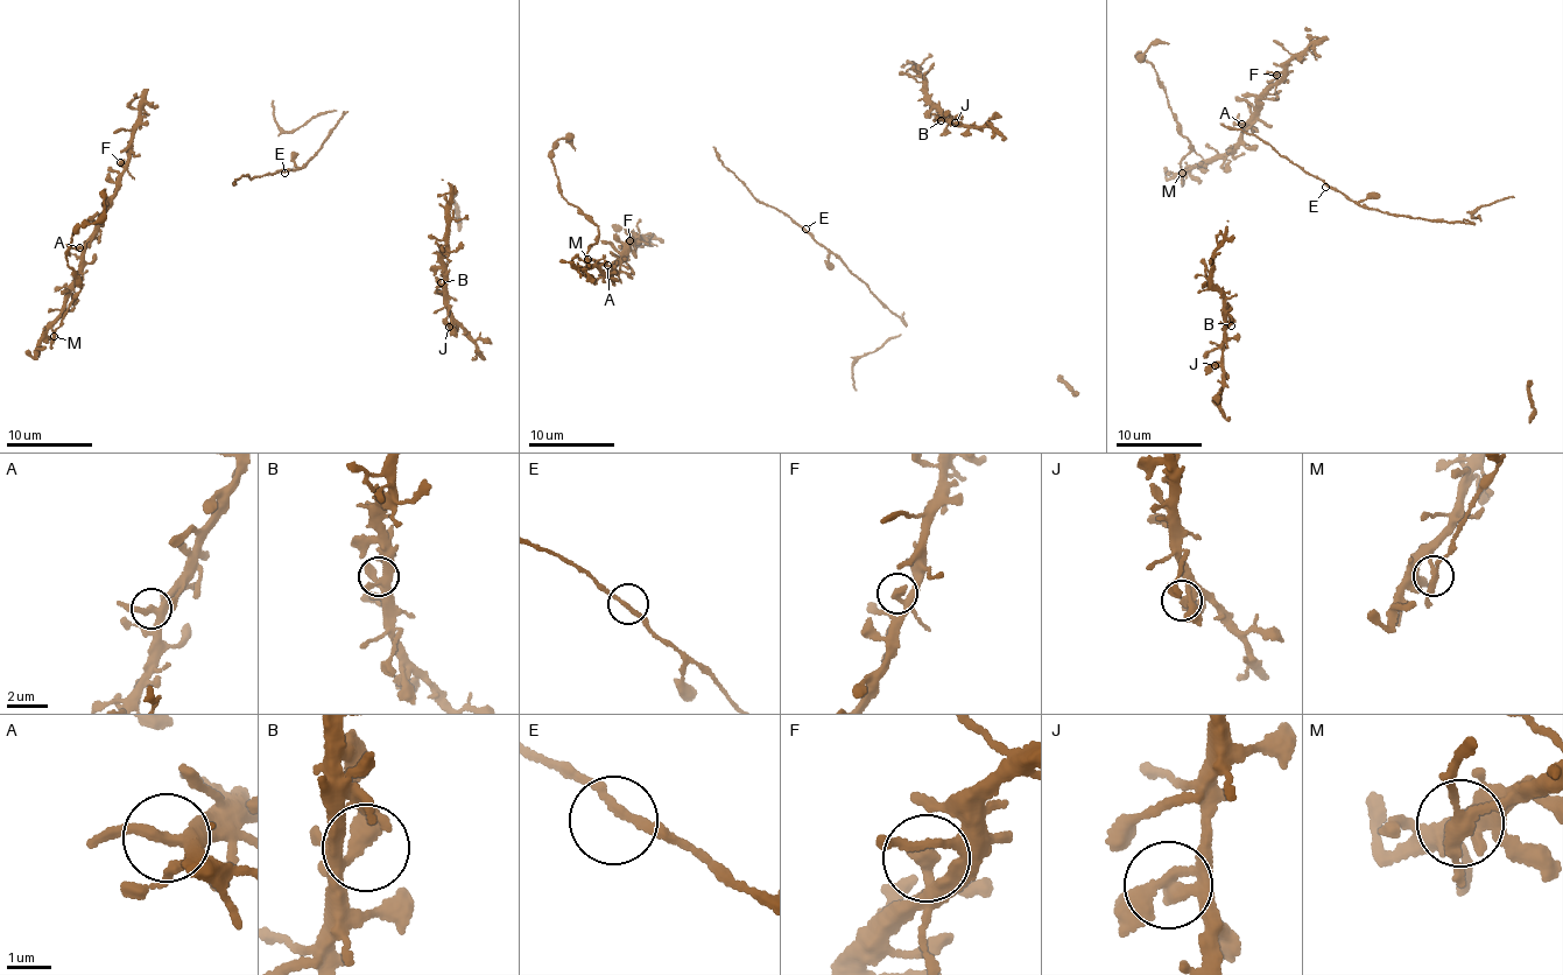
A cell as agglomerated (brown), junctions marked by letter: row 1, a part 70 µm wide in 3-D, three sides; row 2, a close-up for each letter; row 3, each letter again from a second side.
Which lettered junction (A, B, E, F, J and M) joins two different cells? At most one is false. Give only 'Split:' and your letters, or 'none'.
Split: M

